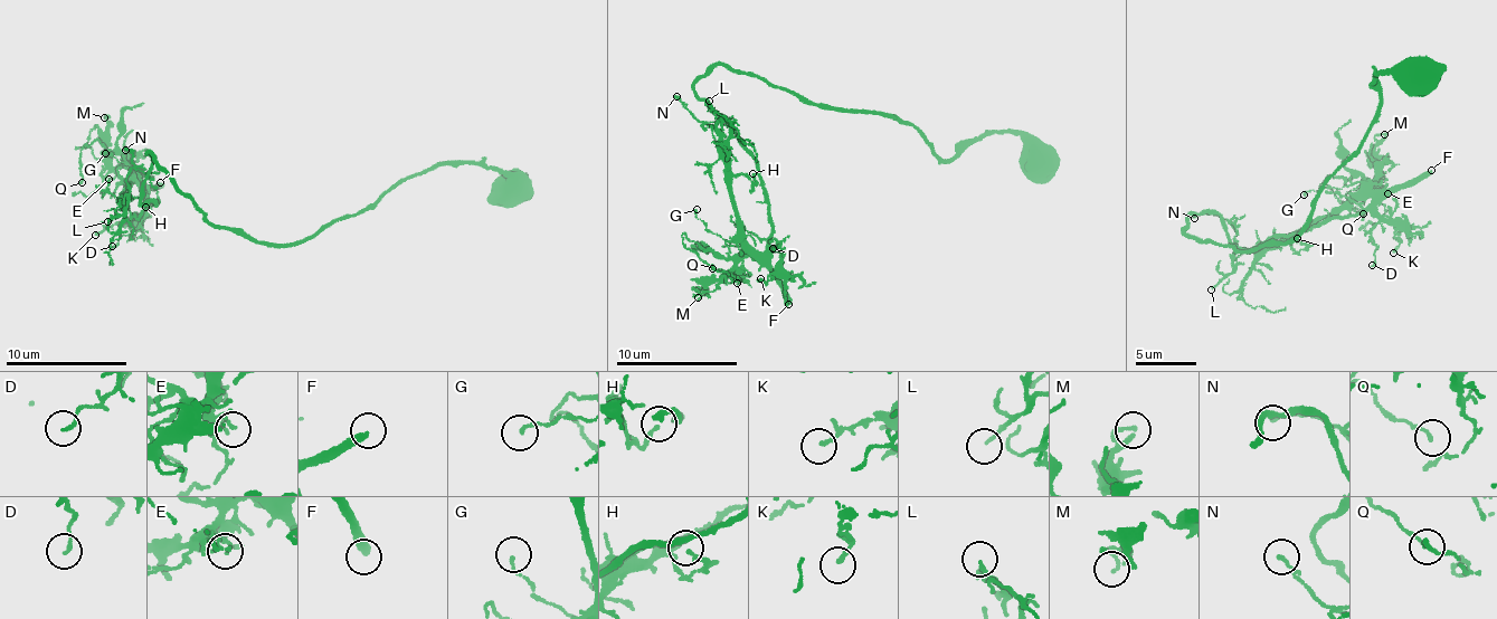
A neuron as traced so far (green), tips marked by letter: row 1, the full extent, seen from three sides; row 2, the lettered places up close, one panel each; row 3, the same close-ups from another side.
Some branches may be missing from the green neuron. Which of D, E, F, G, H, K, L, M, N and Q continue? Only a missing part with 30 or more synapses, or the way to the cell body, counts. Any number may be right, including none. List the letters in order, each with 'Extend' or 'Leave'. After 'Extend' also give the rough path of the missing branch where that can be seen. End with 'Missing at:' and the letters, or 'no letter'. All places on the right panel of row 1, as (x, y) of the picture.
D: Leave
E: Leave
F: Extend
G: Leave
H: Leave
K: Leave
L: Leave
M: Leave
N: Leave
Q: Leave
Missing at: F

